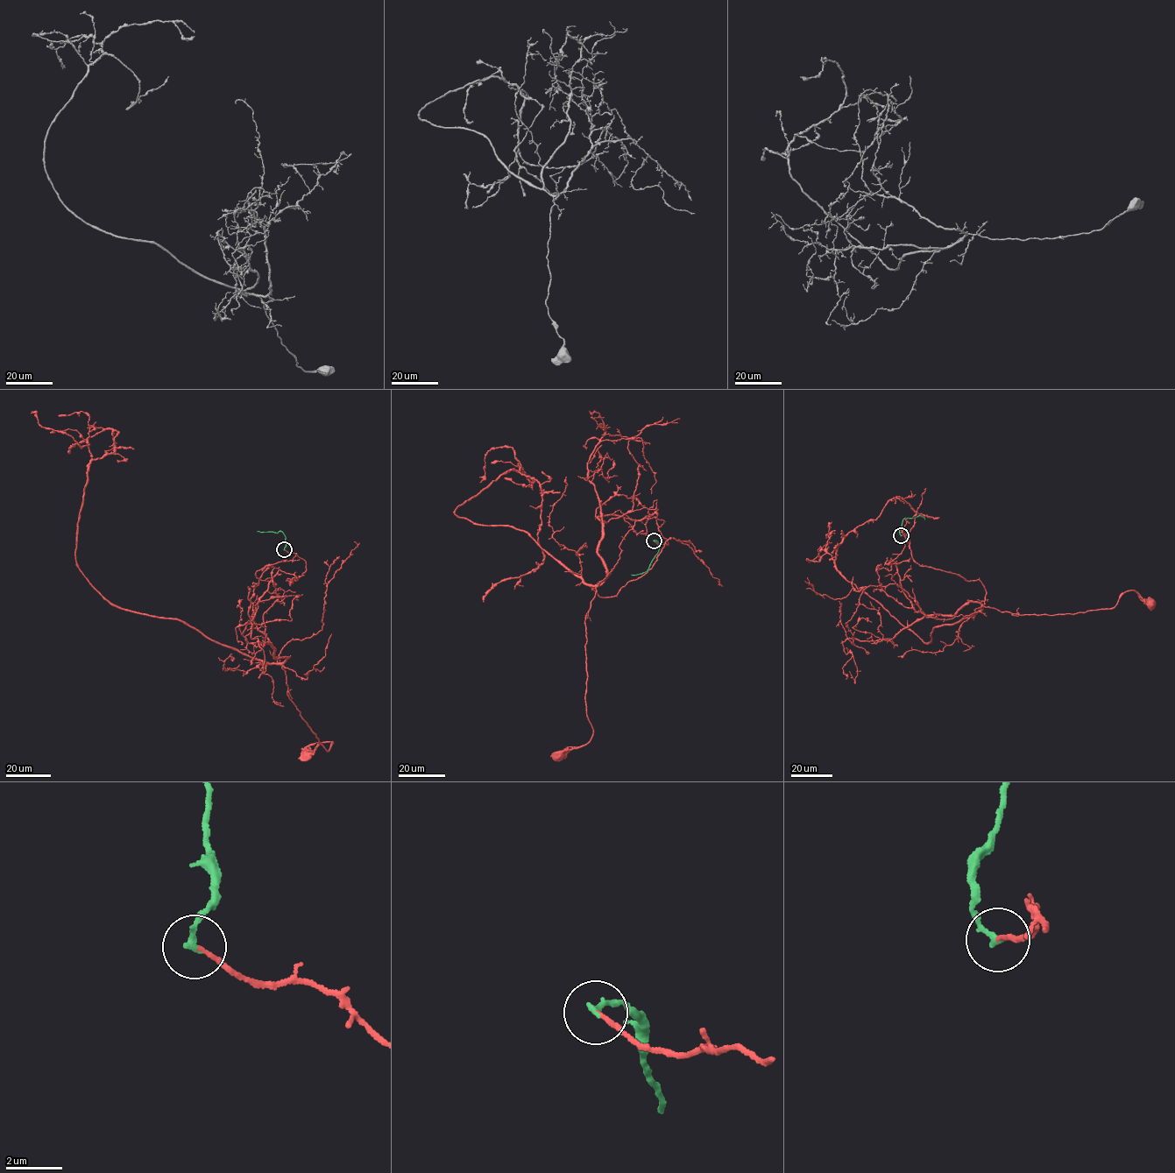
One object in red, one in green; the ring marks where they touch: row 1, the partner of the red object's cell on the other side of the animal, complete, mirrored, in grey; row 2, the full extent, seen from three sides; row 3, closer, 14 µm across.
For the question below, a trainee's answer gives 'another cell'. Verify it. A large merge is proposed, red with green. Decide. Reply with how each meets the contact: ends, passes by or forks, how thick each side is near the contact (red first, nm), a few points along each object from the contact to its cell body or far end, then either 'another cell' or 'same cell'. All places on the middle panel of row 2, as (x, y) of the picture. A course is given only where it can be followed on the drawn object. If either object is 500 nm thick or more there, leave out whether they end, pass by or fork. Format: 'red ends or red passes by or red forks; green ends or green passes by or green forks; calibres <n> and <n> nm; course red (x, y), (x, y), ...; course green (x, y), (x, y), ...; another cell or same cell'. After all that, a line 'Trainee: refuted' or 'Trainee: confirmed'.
red ends; green ends; calibres 130 and 240 nm; course red (654, 540), (668, 543), (658, 509), (642, 519), (597, 516), (606, 574), (584, 621), (593, 732), (560, 757); course green (654, 540), (657, 540), (660, 548), (648, 569), (631, 575); same cell
Trainee: refuted

